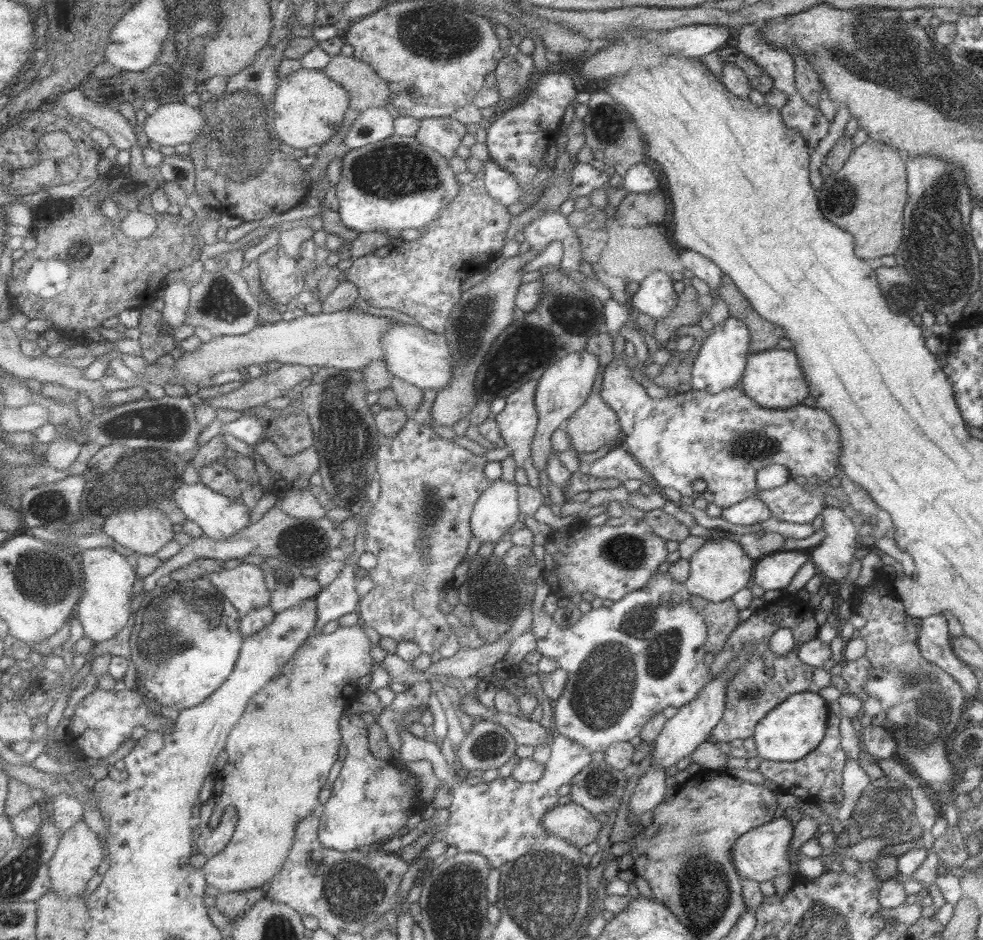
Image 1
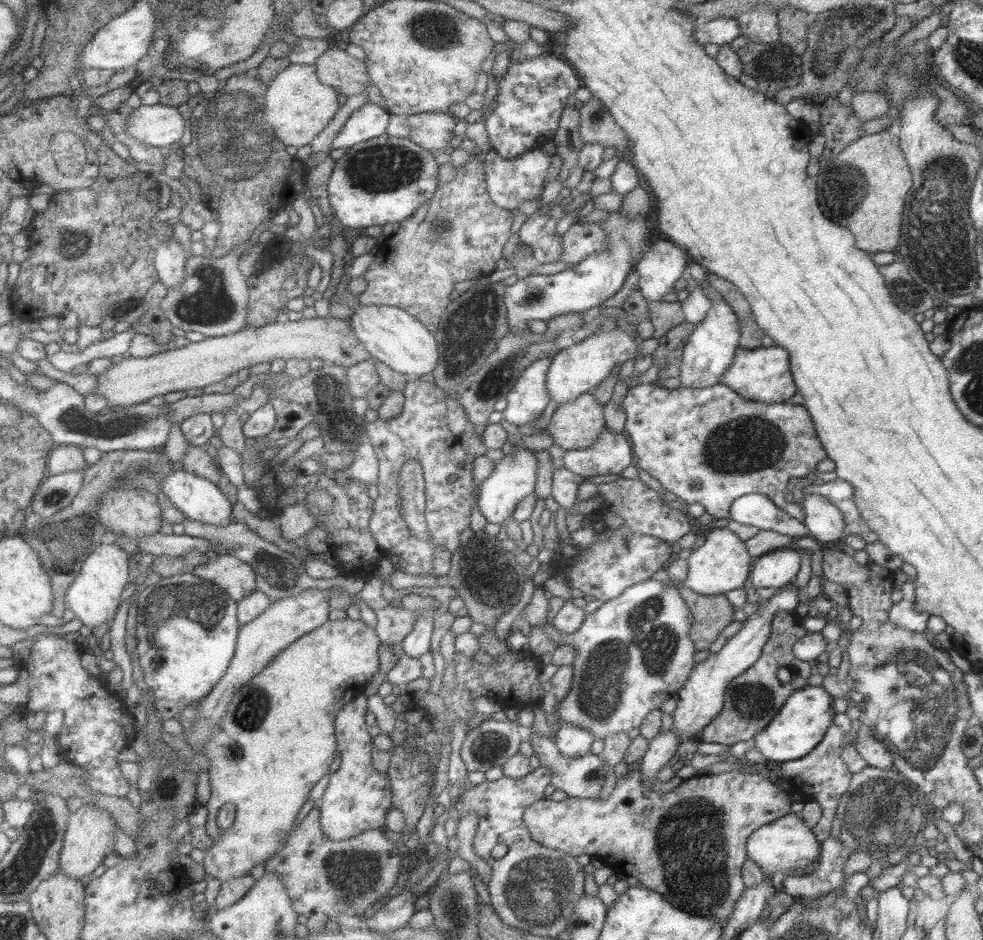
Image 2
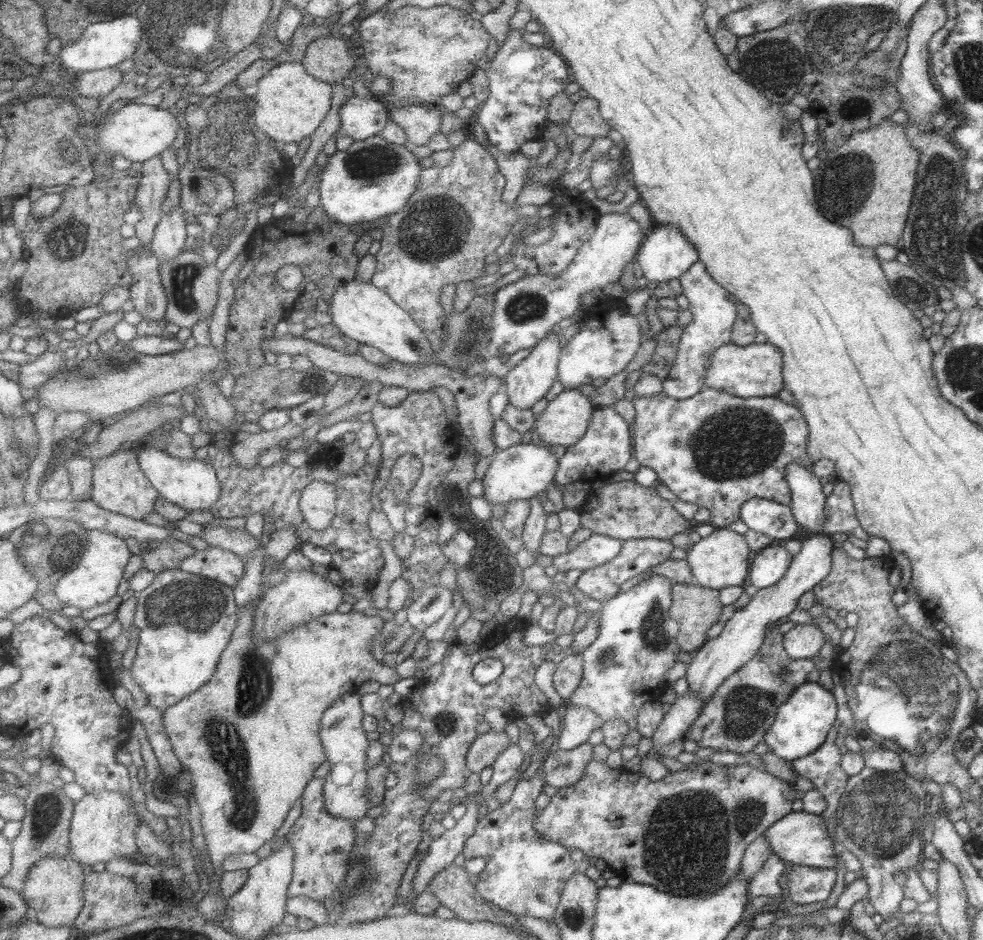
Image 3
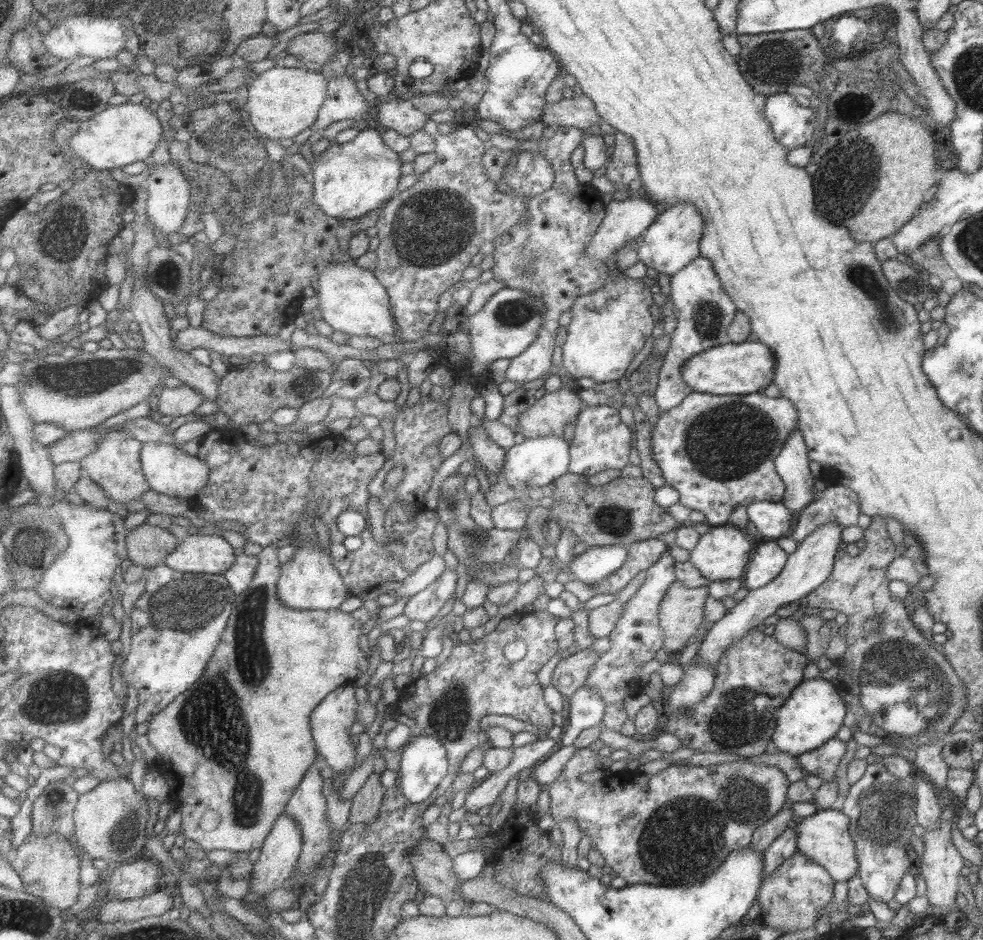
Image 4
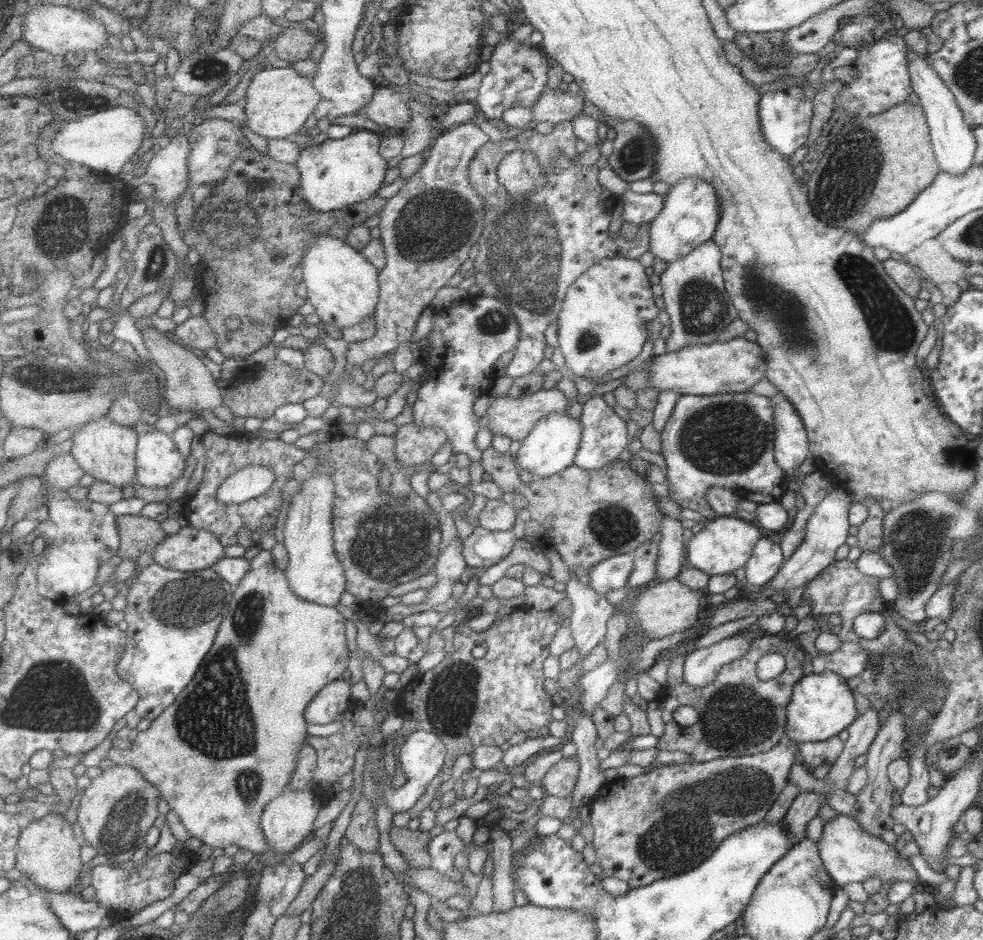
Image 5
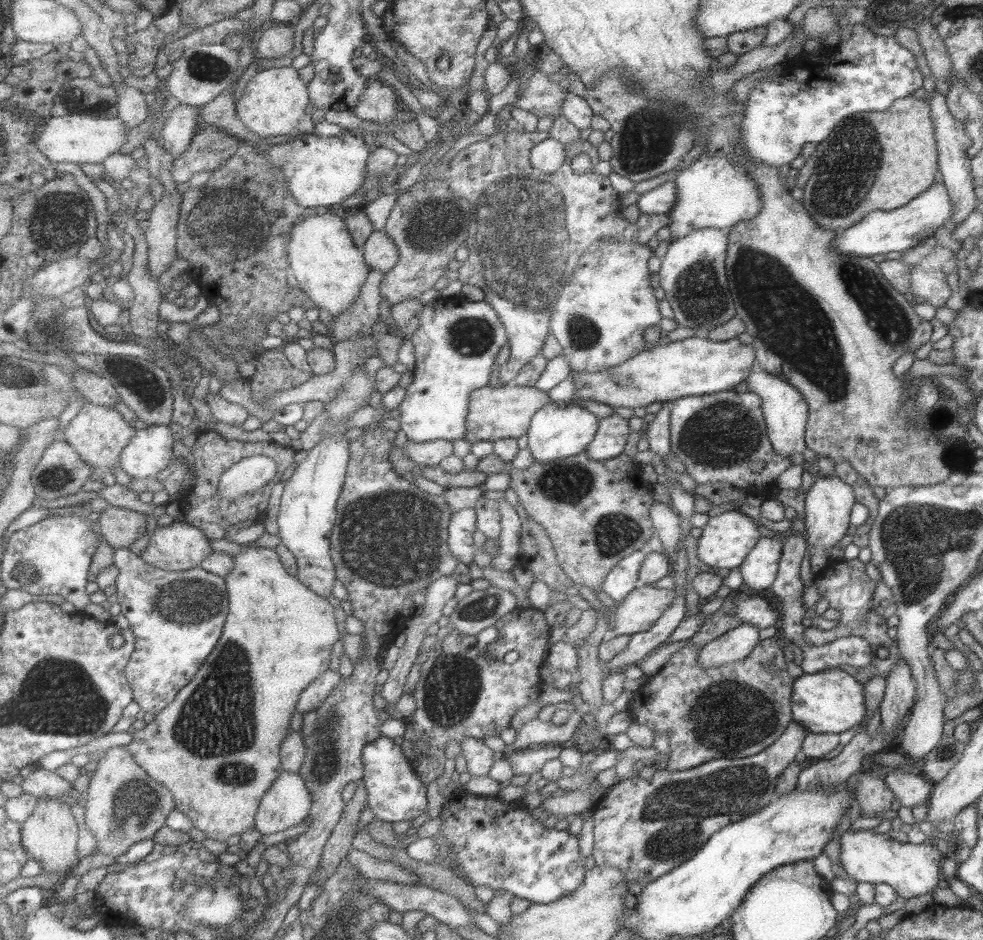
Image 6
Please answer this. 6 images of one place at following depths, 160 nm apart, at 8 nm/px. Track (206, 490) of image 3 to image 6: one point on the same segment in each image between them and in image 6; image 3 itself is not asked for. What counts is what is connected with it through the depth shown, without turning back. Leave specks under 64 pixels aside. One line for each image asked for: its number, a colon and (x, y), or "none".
4: (171, 471)
5: (160, 462)
6: (150, 452)

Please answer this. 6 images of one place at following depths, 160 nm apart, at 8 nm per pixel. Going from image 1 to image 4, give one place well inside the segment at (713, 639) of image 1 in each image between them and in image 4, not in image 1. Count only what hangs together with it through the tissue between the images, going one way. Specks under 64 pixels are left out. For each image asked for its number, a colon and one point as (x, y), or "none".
2: (710, 614)
3: (695, 608)
4: (681, 610)

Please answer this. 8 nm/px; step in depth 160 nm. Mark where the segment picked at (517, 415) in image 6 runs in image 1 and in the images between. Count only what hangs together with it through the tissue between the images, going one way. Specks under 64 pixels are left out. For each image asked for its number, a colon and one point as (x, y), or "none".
1: (594, 424)
2: (573, 426)
3: (565, 418)
4: (547, 416)
5: (515, 418)

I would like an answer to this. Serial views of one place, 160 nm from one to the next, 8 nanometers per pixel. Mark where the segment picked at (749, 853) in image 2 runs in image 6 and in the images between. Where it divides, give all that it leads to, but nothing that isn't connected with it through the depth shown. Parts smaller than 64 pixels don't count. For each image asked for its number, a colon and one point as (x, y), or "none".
3: (798, 838)
4: (822, 838)
5: (849, 854)
6: (911, 869)

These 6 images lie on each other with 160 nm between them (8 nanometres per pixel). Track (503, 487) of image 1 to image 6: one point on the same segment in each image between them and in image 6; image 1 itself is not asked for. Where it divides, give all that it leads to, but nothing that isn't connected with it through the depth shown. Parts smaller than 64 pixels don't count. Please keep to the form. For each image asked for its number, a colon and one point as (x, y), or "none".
2: (513, 478)
3: (521, 471)
4: (532, 463)
5: (551, 447)
6: (559, 430)

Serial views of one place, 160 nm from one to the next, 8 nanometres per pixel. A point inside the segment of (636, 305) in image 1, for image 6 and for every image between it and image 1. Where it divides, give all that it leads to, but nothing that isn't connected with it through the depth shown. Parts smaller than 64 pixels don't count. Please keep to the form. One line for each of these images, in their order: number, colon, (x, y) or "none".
2: (660, 266)
3: (665, 253)
4: (671, 242)
5: (688, 218)
6: (716, 192)

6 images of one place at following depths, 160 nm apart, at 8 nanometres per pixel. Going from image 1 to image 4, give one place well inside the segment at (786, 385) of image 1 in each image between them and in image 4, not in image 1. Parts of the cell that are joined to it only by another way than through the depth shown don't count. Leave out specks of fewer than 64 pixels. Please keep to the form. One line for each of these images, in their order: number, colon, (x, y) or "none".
2: (762, 374)
3: (756, 369)
4: (747, 367)

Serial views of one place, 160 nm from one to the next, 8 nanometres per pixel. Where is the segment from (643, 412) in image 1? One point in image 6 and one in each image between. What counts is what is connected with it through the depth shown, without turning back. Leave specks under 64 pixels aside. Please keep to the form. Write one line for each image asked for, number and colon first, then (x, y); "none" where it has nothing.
2: (731, 446)
3: (715, 450)
4: (717, 451)
5: (727, 440)
6: (717, 437)

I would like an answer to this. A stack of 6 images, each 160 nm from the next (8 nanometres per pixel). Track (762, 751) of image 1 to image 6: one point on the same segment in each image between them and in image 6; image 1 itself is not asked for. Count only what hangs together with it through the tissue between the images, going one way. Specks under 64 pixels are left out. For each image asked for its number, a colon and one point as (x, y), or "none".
2: (798, 727)
3: (800, 726)
4: (814, 712)
5: (821, 705)
6: (830, 701)

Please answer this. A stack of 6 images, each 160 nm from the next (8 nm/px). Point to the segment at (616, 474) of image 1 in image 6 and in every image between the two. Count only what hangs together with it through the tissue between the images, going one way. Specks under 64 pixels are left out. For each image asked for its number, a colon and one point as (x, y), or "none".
2: (605, 458)
3: (605, 448)
4: (601, 441)
5: (604, 437)
6: (612, 431)

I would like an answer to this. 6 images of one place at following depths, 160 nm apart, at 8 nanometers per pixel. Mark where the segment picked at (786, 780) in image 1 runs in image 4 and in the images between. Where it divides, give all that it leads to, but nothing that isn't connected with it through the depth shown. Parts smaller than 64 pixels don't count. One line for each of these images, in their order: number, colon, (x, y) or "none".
2: (821, 775)
3: (822, 768)
4: (822, 762)

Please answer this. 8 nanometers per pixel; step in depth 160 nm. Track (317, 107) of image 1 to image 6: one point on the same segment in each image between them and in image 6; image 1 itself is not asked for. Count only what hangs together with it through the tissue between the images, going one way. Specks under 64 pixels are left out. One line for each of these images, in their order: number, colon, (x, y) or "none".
2: (298, 105)
3: (292, 104)
4: (282, 102)
5: (280, 102)
6: (274, 101)

